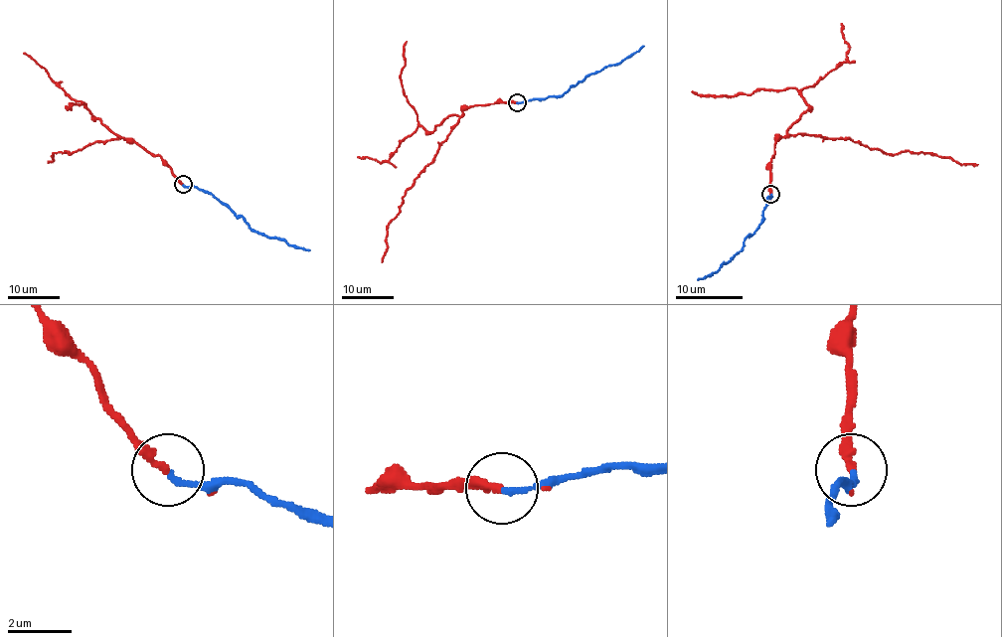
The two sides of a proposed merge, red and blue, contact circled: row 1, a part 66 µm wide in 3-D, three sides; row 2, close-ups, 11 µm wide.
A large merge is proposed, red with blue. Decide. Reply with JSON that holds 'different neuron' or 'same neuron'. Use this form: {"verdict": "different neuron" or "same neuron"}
{"verdict": "same neuron"}

